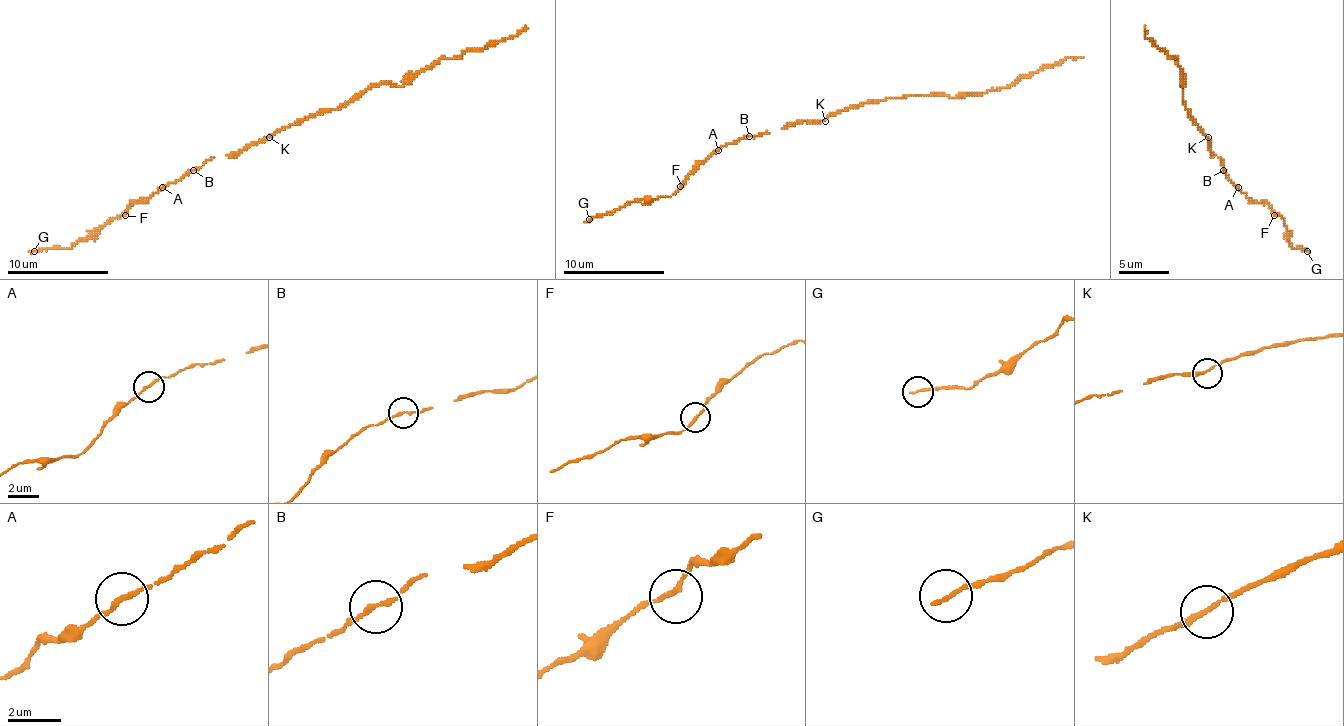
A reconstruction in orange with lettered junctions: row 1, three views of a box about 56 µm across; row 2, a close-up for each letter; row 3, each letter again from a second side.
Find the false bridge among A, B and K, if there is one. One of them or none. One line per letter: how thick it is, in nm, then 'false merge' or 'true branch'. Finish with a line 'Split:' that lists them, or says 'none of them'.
A: 160 nm thick; true branch
B: 160 nm thick; true branch
K: 200 nm thick; true branch
Split: none of them

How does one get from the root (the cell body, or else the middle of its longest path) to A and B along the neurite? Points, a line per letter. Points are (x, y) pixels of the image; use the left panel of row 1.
A: (269, 134), (236, 152), (211, 157), (201, 167), (188, 170), (163, 188)
B: (269, 134), (236, 152), (211, 157), (193, 170)

